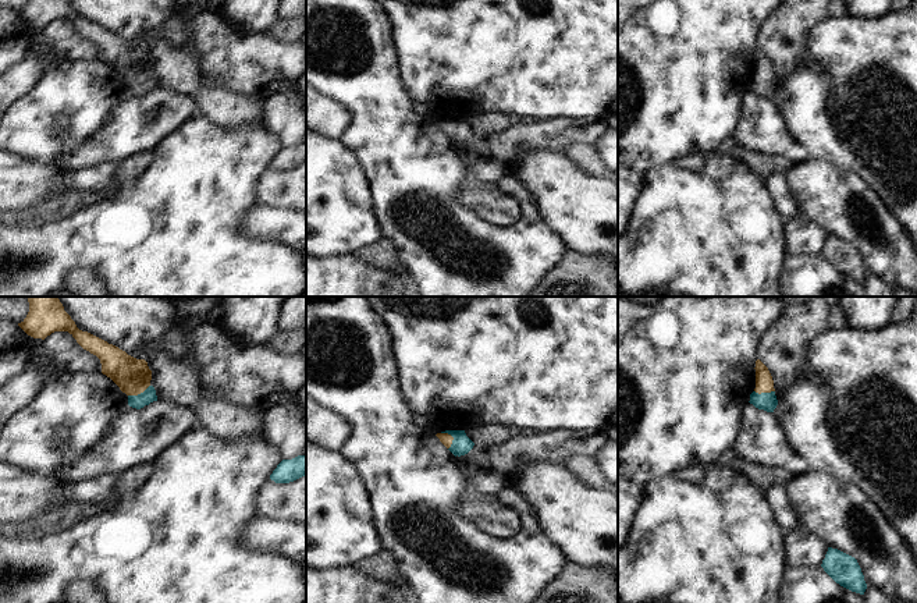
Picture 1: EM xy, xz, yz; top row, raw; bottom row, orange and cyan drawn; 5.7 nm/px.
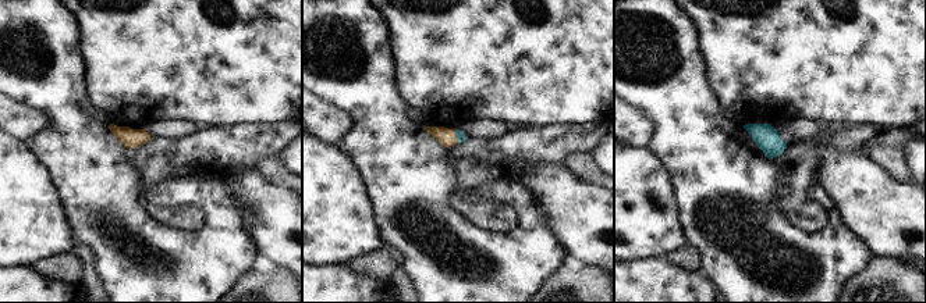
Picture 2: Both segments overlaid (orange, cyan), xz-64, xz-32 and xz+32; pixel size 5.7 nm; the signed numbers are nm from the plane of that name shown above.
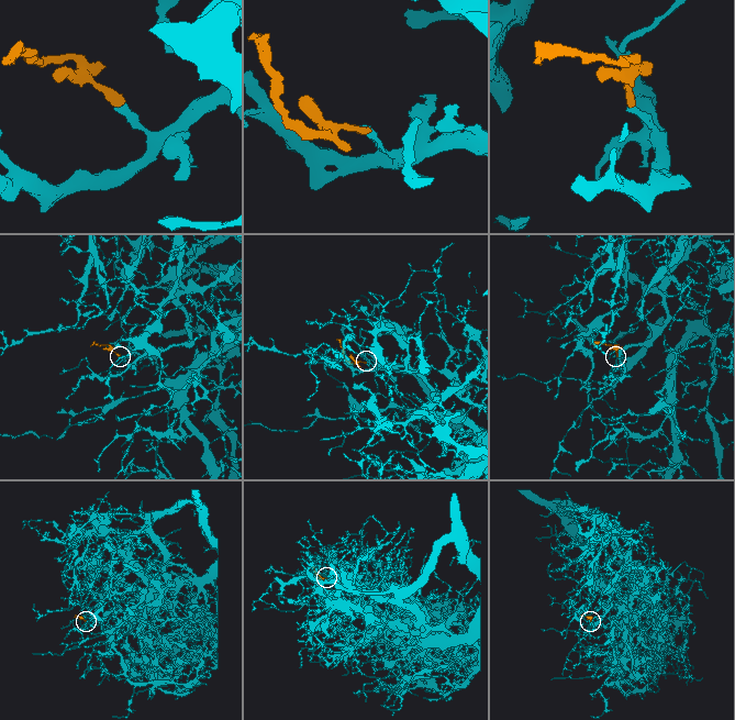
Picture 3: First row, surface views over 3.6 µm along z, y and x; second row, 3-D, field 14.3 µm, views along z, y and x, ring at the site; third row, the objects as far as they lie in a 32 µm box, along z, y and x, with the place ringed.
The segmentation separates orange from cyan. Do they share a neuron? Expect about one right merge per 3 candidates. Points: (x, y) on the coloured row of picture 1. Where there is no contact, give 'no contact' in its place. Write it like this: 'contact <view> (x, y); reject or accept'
contact xz (452, 437); accept

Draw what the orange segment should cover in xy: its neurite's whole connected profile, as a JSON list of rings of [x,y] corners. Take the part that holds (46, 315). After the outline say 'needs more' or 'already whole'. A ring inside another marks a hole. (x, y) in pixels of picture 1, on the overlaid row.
[[[29,297],[29,312],[18,326],[31,337],[45,340],[54,331],[68,331],[77,343],[102,363],[102,373],[128,396],[136,409],[157,401],[150,384],[152,370],[145,359],[136,359],[118,347],[77,327],[57,297]]] | needs more

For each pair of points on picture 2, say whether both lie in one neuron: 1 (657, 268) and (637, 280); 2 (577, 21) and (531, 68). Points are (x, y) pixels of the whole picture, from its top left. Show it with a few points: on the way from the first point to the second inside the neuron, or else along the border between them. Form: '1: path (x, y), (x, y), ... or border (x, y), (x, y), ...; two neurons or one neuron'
1: path (652, 274), (642, 280); one neuron
2: path (566, 32), (540, 57); one neuron

